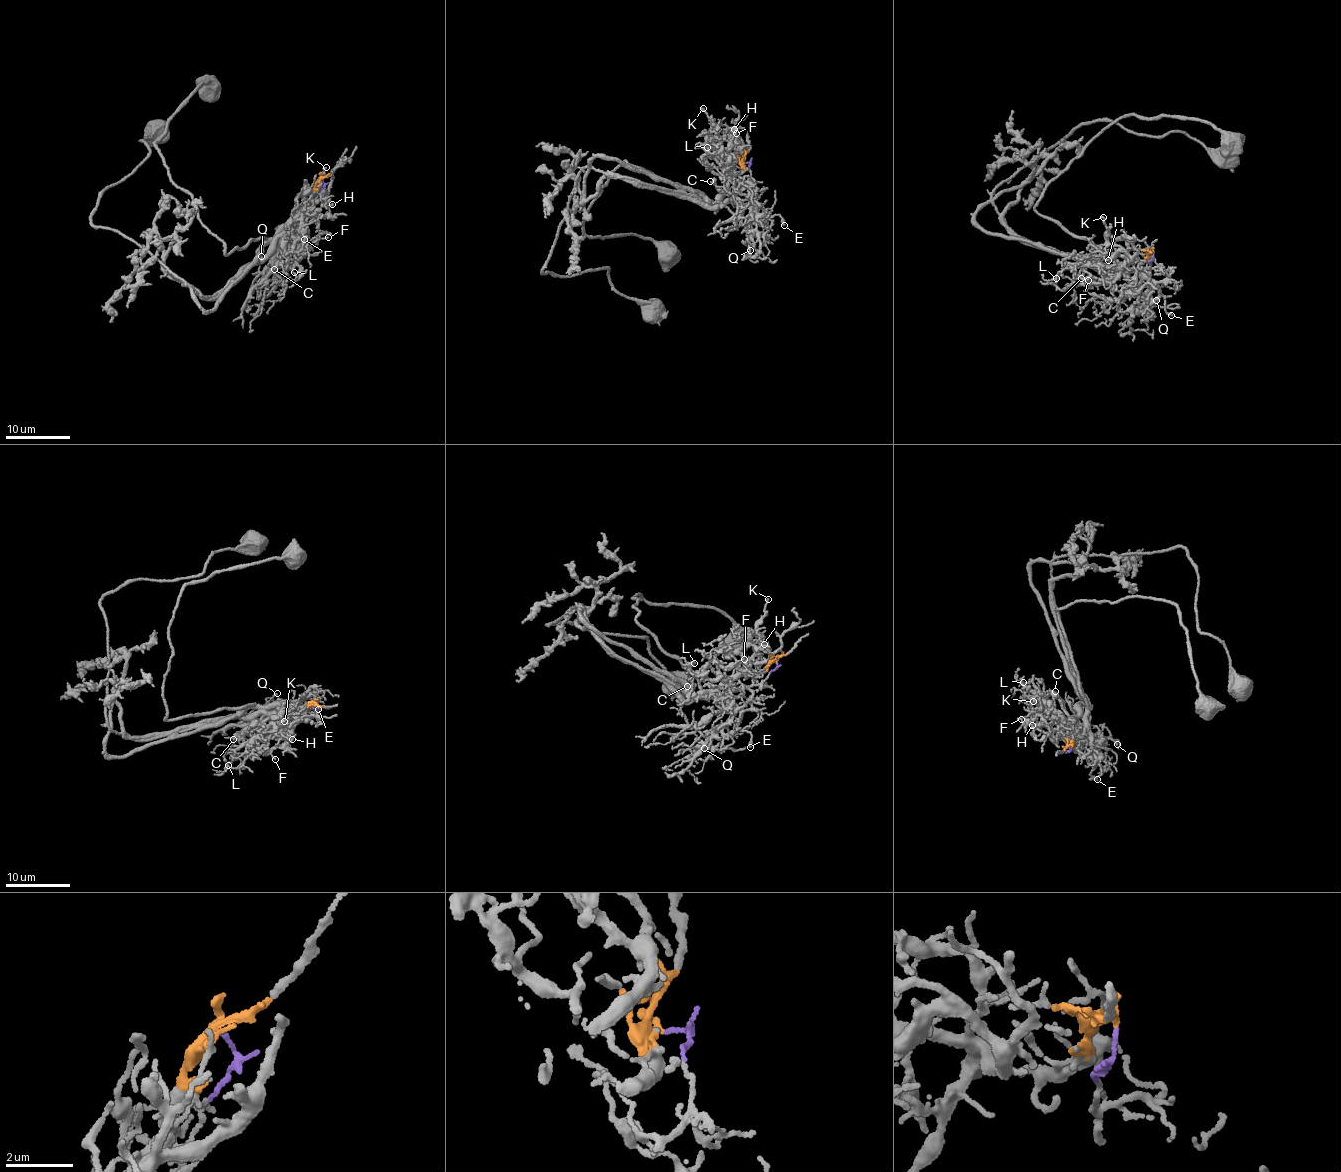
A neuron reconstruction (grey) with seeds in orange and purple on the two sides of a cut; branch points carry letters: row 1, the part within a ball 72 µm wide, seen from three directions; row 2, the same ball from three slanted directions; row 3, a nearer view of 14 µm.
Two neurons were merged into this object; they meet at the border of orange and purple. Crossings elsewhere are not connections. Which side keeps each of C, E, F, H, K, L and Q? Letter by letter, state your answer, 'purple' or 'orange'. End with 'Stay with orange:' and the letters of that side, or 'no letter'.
C: orange
E: purple
F: orange
H: orange
K: orange
L: orange
Q: purple
Stay with orange: C, F, H, K, L

